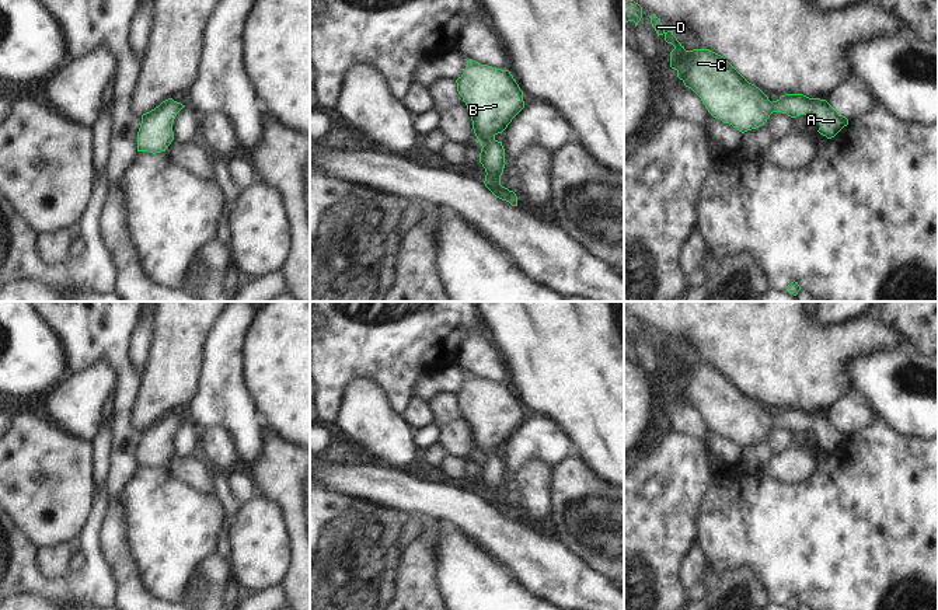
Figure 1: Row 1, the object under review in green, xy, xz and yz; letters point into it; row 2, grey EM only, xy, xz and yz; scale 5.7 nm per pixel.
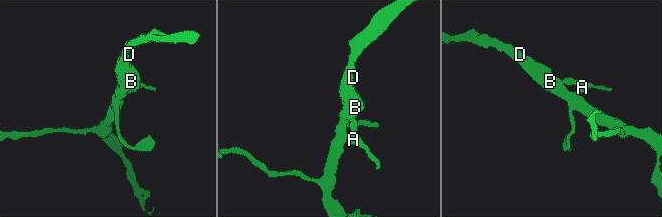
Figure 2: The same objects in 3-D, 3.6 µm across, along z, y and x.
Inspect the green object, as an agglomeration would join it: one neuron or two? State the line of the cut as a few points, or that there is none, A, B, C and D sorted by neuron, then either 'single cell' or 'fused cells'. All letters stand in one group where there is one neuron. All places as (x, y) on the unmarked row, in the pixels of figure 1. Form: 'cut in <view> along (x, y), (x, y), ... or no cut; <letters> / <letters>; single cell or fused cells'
no cut; A B C D; single cell

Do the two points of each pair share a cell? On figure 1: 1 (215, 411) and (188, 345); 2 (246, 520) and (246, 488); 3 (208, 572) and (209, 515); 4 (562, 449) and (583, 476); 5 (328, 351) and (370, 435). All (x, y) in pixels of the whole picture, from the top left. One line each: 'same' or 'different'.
1: different
2: different
3: different
4: different
5: different

